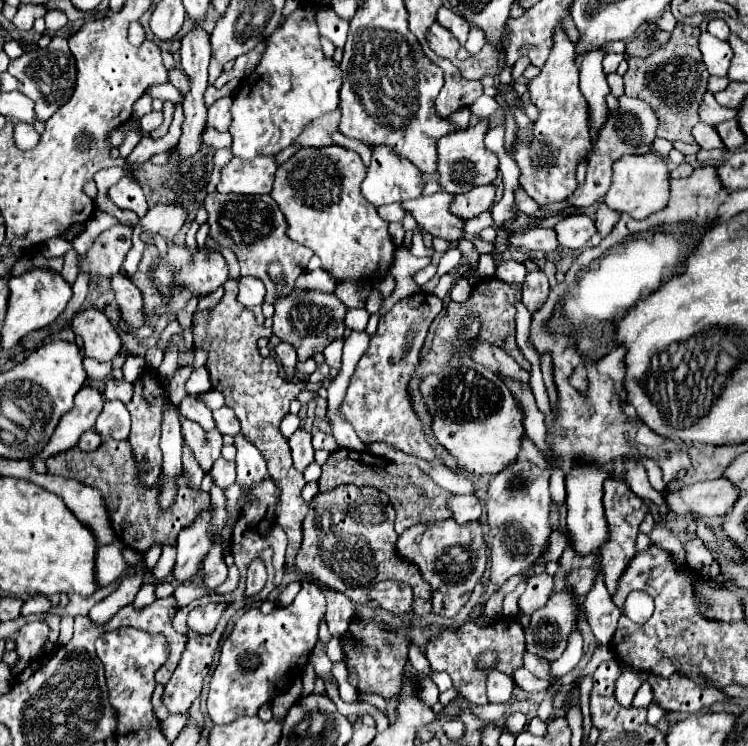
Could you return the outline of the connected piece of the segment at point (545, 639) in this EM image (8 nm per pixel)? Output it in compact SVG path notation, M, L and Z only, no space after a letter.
M564 588L560 594L550 596L544 608L532 612L526 650L554 662L562 656L572 628L576 628L576 606L572 592Z

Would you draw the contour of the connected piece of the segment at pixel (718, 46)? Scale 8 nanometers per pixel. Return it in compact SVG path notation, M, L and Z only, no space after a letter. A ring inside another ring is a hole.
M704 32L704 38L700 34L700 52L712 76L728 76L728 68L732 60L732 48L728 42L718 40L716 36Z

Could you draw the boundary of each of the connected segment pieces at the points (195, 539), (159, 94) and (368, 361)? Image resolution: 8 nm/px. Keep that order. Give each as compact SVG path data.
M210 510L204 512L204 516L200 516L192 528L180 532L176 548L178 558L172 568L172 576L176 584L186 584L196 576L198 564L210 548Z
M168 82L168 84L156 84L156 86L152 86L152 88L148 90L148 94L154 96L154 98L160 98L160 100L172 100L174 104L180 102L180 92L178 92L178 88L172 86L170 82Z
M416 292L402 298L394 308L380 318L378 332L370 340L368 350L360 358L354 376L348 384L344 402L340 404L340 414L352 424L358 438L370 446L376 442L386 442L388 446L402 450L406 454L432 460L436 456L434 448L428 444L422 428L422 420L414 412L414 402L410 398L412 374L420 364L420 352L428 334L432 320L440 314L442 300L428 292Z

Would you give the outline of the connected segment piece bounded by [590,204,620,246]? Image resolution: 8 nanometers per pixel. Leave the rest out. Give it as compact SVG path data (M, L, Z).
M600 204L600 206L598 206L598 214L596 214L596 228L598 228L598 234L592 236L590 244L592 244L592 246L598 246L598 244L612 232L612 228L614 228L616 222L618 222L618 218L620 218L618 212L610 210L606 204Z

